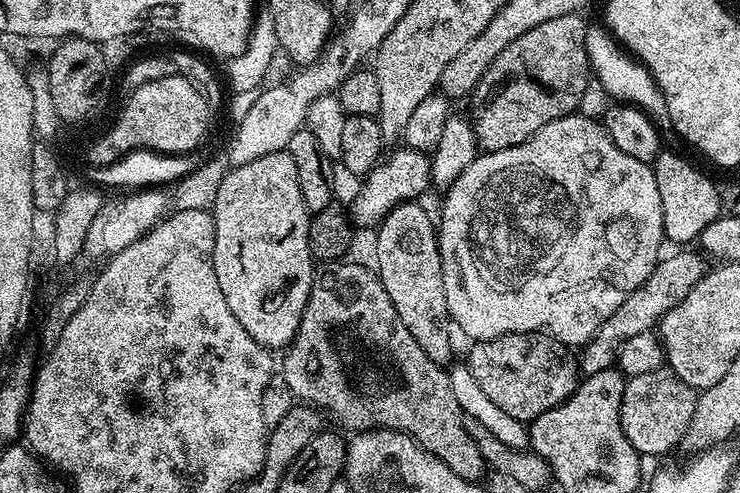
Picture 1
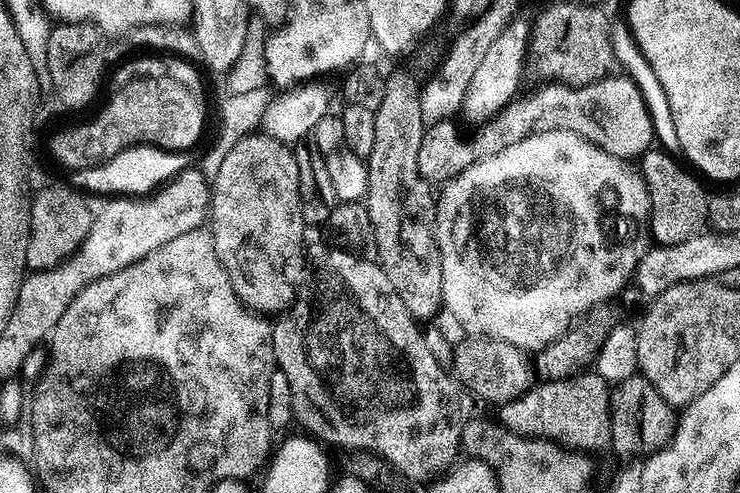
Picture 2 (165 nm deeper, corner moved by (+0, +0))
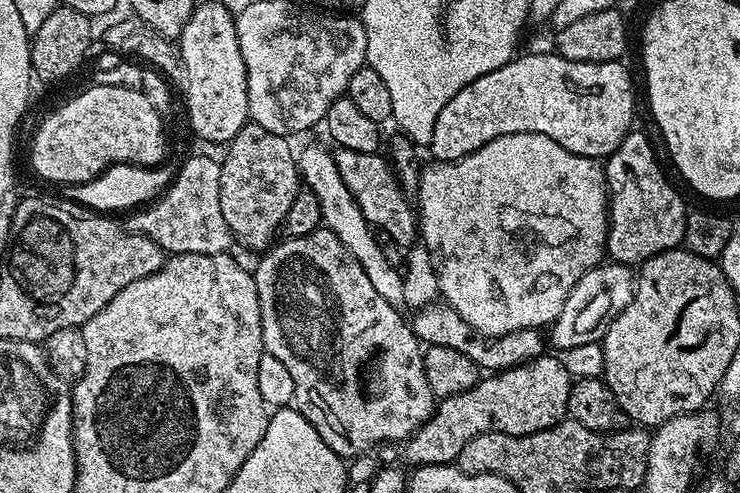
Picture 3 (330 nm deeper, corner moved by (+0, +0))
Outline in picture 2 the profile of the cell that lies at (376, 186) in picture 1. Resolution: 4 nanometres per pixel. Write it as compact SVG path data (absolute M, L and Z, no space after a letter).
M609 74L603 80L581 88L569 88L567 85L551 82L537 88L540 89L533 96L521 95L513 98L487 124L479 125L472 140L462 140L452 120L427 125L422 146L418 146L420 177L433 186L443 186L482 158L490 158L506 146L522 142L522 138L532 135L533 132L545 132L555 128L574 130L574 134L606 150L606 154L614 154L629 162L635 161L653 147L652 119L646 110L646 102L638 86L634 86L634 82L627 76Z

